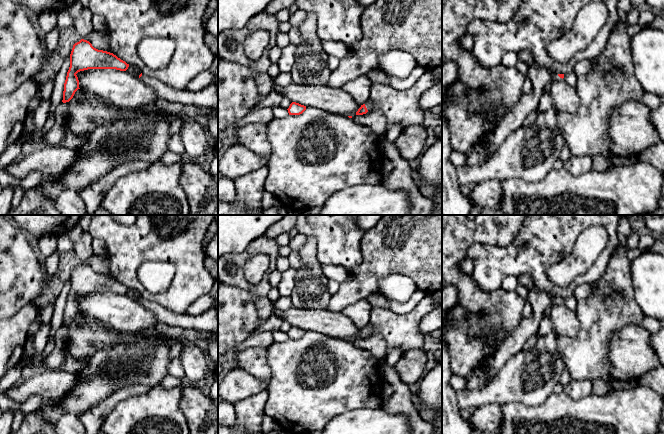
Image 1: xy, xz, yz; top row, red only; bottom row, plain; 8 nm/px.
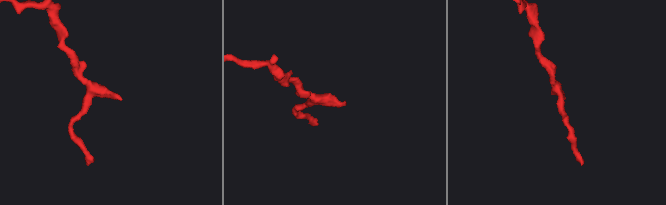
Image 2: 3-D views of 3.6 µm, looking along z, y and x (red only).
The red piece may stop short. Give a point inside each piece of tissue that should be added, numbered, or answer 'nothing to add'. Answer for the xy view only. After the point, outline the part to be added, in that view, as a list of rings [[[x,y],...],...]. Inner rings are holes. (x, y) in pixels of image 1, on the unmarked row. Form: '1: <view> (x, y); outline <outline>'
1: xy (208, 321); outline [[[144,298],[141,305],[150,311],[161,323],[200,331],[216,331],[218,334],[218,309],[212,308],[200,315],[179,314],[172,312],[156,302]]]

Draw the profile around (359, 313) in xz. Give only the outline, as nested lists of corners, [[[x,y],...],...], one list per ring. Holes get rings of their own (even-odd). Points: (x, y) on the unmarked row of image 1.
[[[363,299],[349,305],[342,313],[350,318],[357,328],[363,329],[369,324],[372,307],[367,299]]]

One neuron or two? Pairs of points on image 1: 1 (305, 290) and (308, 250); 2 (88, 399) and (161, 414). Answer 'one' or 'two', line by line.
1: one
2: two

